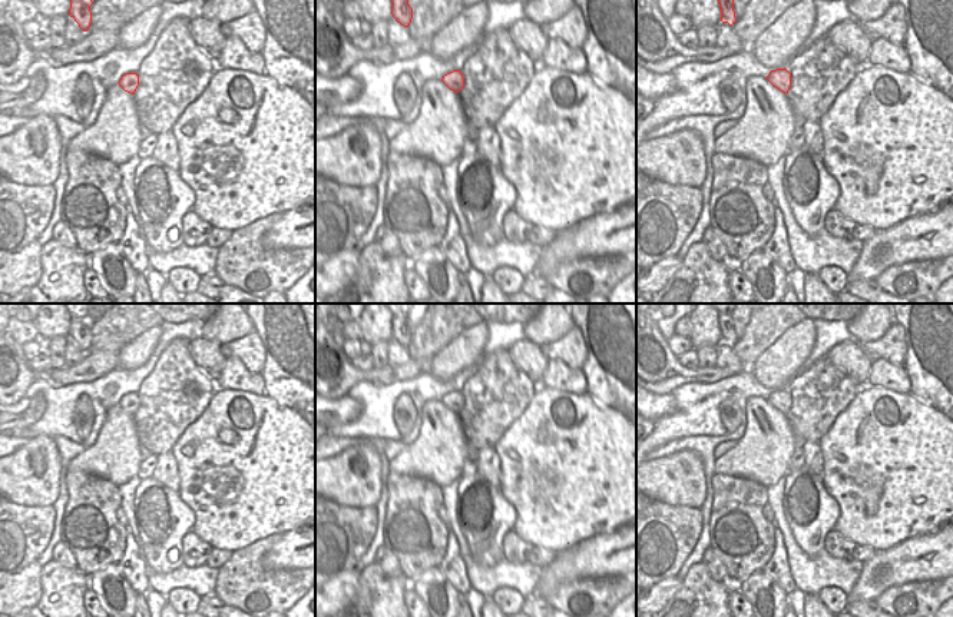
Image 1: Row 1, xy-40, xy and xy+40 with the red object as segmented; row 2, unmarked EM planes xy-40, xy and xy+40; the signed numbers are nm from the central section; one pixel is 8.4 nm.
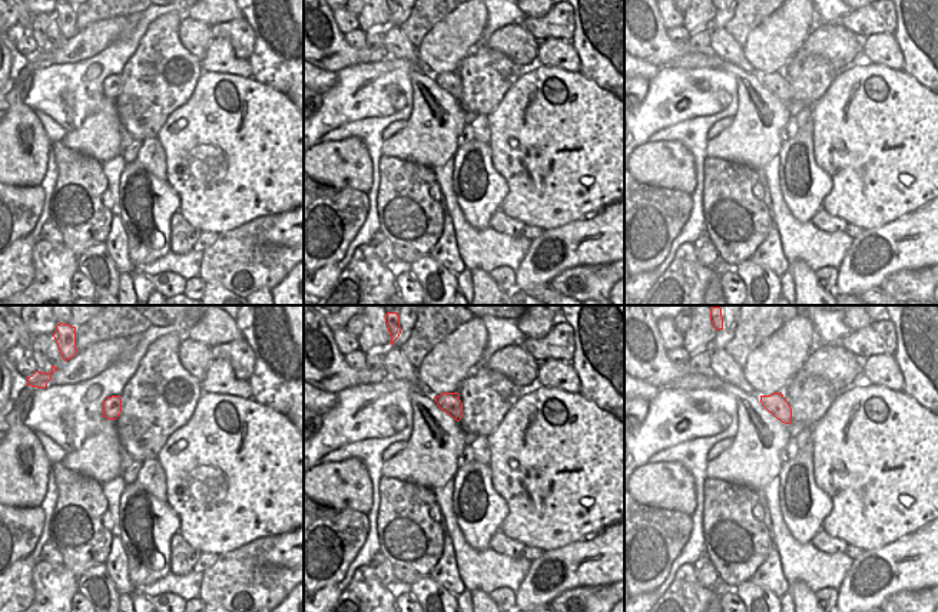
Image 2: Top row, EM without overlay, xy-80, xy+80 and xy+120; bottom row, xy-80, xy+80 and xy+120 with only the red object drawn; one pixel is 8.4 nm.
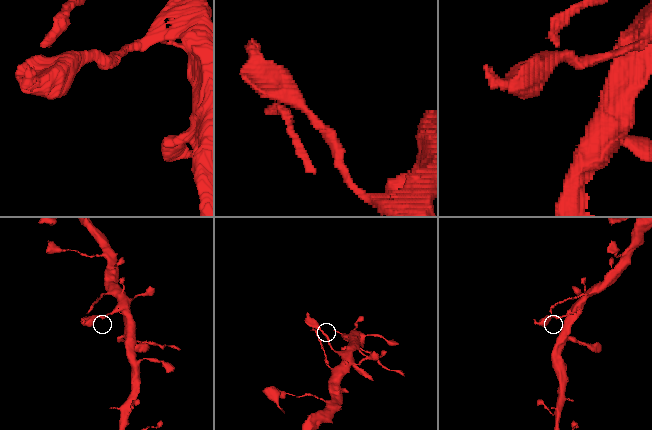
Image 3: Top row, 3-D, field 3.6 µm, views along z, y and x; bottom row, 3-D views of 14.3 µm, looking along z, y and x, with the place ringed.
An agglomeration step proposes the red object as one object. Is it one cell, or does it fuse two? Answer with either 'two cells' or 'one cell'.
one cell

